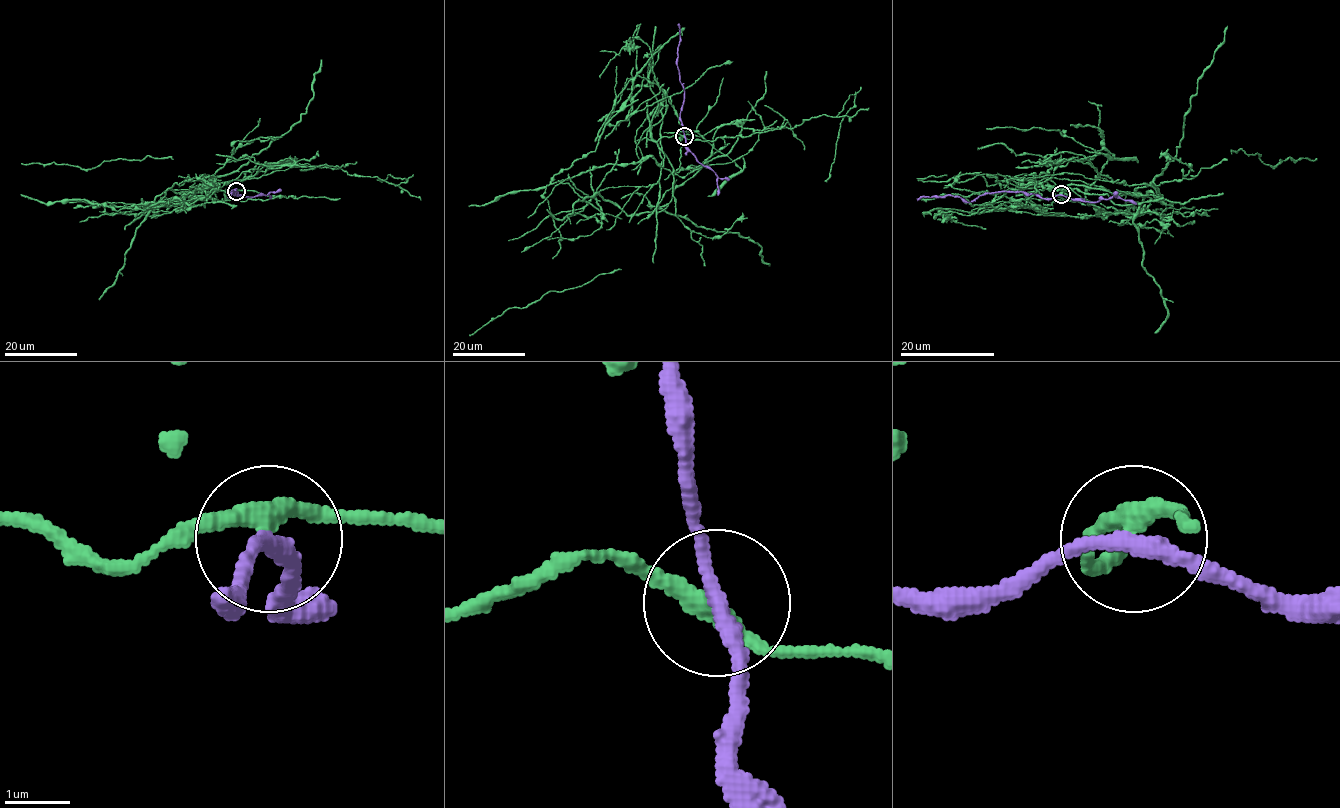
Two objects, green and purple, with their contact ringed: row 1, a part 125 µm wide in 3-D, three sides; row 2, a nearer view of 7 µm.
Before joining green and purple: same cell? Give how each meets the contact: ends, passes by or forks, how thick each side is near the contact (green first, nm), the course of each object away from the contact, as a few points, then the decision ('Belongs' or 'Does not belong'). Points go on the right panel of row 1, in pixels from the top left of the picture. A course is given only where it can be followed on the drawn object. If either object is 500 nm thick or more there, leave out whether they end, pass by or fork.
At the ring green passes by. At the ring purple passes by. Thickness 280 nm (green) against 240 nm. Course of green: (1061, 194), (1043, 178), (1010, 189), (1074, 160), (1049, 158), (1027, 187), (1007, 182), (1119, 180). Course of purple: (1061, 195), (1050, 198), (1021, 191), (1000, 191), (982, 194), (970, 202), (948, 195), (920, 197), (917, 201). Does not belong

